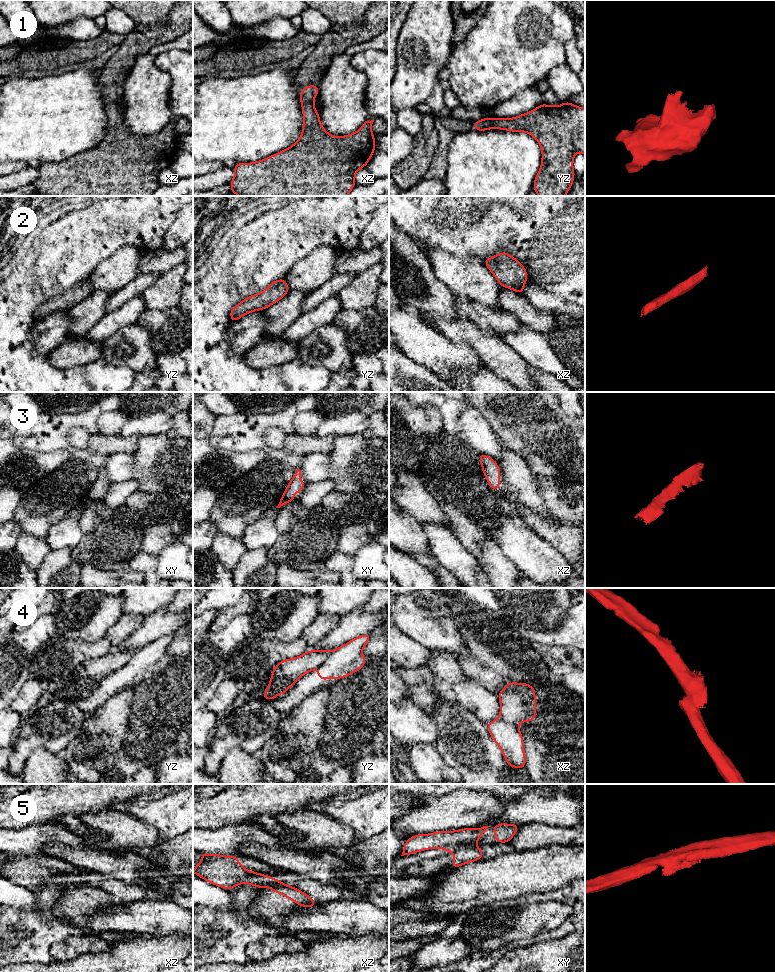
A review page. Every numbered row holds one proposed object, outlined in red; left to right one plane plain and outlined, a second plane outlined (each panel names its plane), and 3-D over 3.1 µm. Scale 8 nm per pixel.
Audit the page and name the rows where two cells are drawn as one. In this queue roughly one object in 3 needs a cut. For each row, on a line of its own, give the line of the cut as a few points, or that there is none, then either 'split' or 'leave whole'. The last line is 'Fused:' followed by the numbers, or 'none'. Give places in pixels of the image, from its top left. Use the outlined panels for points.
1: no cut; leave whole
2: no cut; leave whole
3: no cut; leave whole
4: cut in xz along (500, 716), (509, 722), (518, 723); split
5: cut in xy along (473, 846), (463, 846), (455, 853); split
Fused: 4, 5

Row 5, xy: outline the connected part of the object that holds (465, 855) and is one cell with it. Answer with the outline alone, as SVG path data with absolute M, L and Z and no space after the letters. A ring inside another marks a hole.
M463 847L455 853L455 858L450 867L457 868L461 865L483 859L483 851L477 847Z

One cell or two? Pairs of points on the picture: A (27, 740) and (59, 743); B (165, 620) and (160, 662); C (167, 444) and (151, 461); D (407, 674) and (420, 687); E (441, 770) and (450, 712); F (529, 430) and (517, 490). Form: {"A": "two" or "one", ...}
{"A": "one", "B": "two", "C": "one", "D": "one", "E": "two", "F": "two"}

